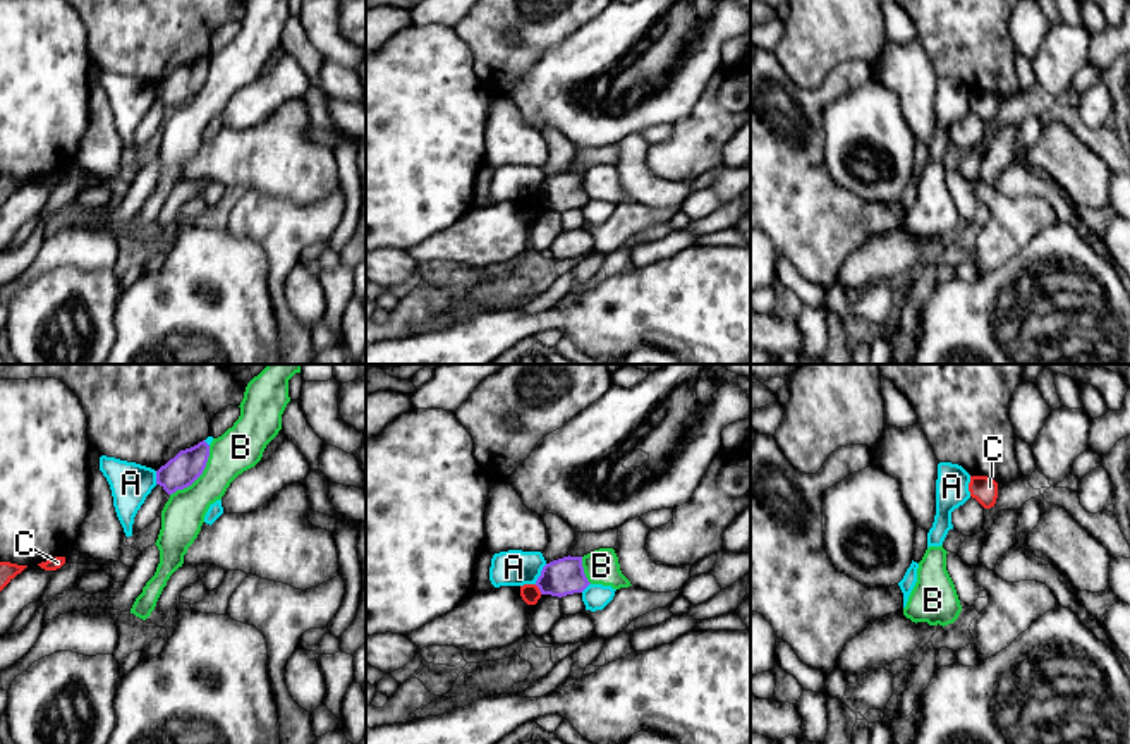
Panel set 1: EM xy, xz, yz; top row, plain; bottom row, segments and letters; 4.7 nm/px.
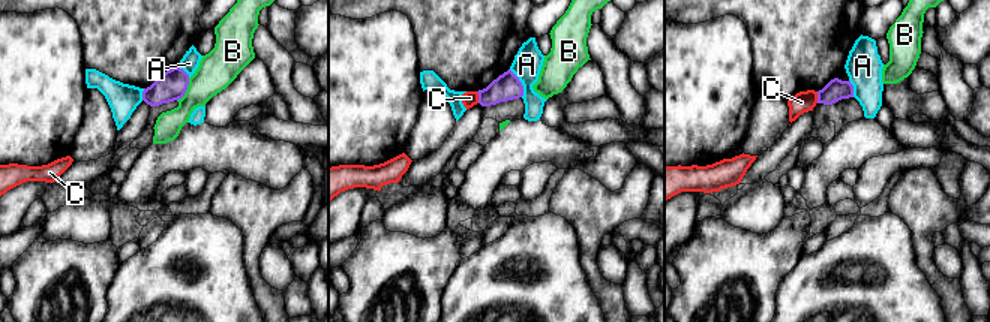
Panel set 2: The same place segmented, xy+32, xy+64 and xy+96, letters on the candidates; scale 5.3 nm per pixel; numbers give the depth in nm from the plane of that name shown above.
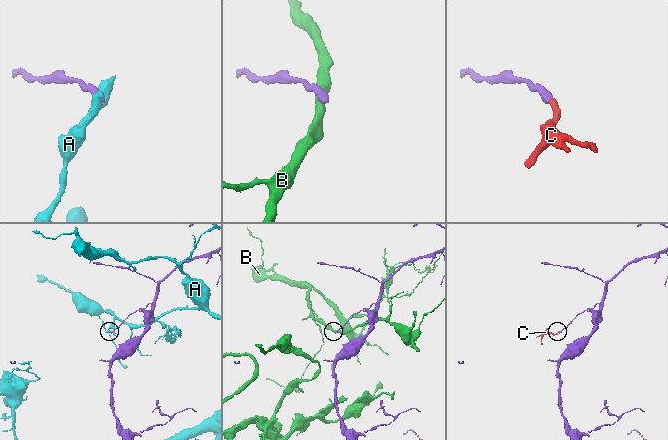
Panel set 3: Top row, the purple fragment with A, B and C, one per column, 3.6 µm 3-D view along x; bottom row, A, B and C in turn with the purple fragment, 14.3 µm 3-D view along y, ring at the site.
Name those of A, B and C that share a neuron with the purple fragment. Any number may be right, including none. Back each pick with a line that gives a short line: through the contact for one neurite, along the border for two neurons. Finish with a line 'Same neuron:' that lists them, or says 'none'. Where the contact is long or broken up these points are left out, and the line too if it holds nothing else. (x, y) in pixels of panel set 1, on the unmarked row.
Same neuron: none

